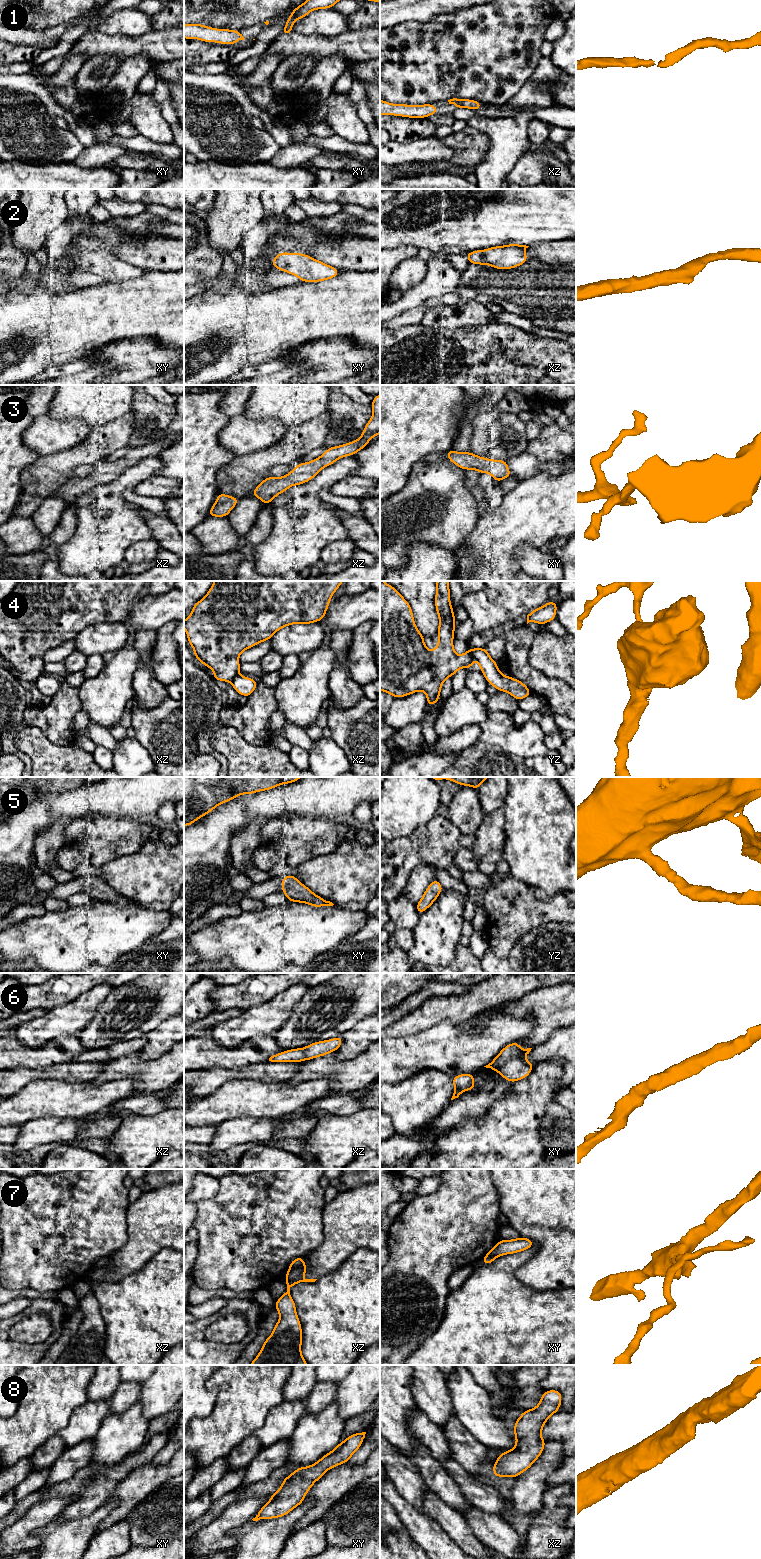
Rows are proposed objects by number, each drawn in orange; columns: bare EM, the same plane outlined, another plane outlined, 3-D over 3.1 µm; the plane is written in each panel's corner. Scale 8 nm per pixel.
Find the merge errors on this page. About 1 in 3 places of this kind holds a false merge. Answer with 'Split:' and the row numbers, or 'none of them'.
Split: 4, 7

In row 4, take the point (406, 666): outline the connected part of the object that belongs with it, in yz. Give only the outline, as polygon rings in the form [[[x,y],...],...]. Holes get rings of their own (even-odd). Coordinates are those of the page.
[[[380,581],[380,690],[394,698],[402,698],[417,691],[424,691],[427,706],[440,698],[443,682],[461,668],[471,670],[474,656],[468,651],[456,655],[453,647],[456,620],[450,602],[449,581],[436,581],[435,608],[439,617],[438,646],[428,651],[424,636],[417,629],[410,604],[391,585]]]

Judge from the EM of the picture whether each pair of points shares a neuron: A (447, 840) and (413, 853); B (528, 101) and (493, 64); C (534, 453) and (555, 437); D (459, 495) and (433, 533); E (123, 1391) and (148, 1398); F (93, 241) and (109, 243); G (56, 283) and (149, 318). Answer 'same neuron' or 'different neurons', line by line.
A: same neuron
B: different neurons
C: same neuron
D: same neuron
E: different neurons
F: same neuron
G: different neurons

